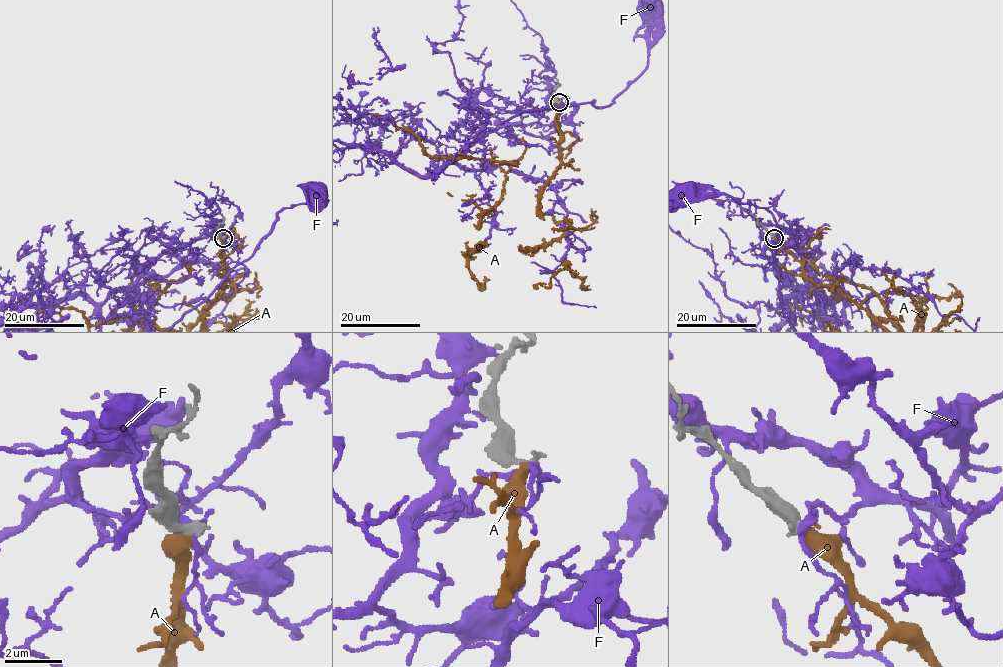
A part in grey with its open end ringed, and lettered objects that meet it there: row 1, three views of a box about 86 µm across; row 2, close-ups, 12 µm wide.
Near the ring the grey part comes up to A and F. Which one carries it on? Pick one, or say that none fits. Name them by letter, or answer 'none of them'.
A

